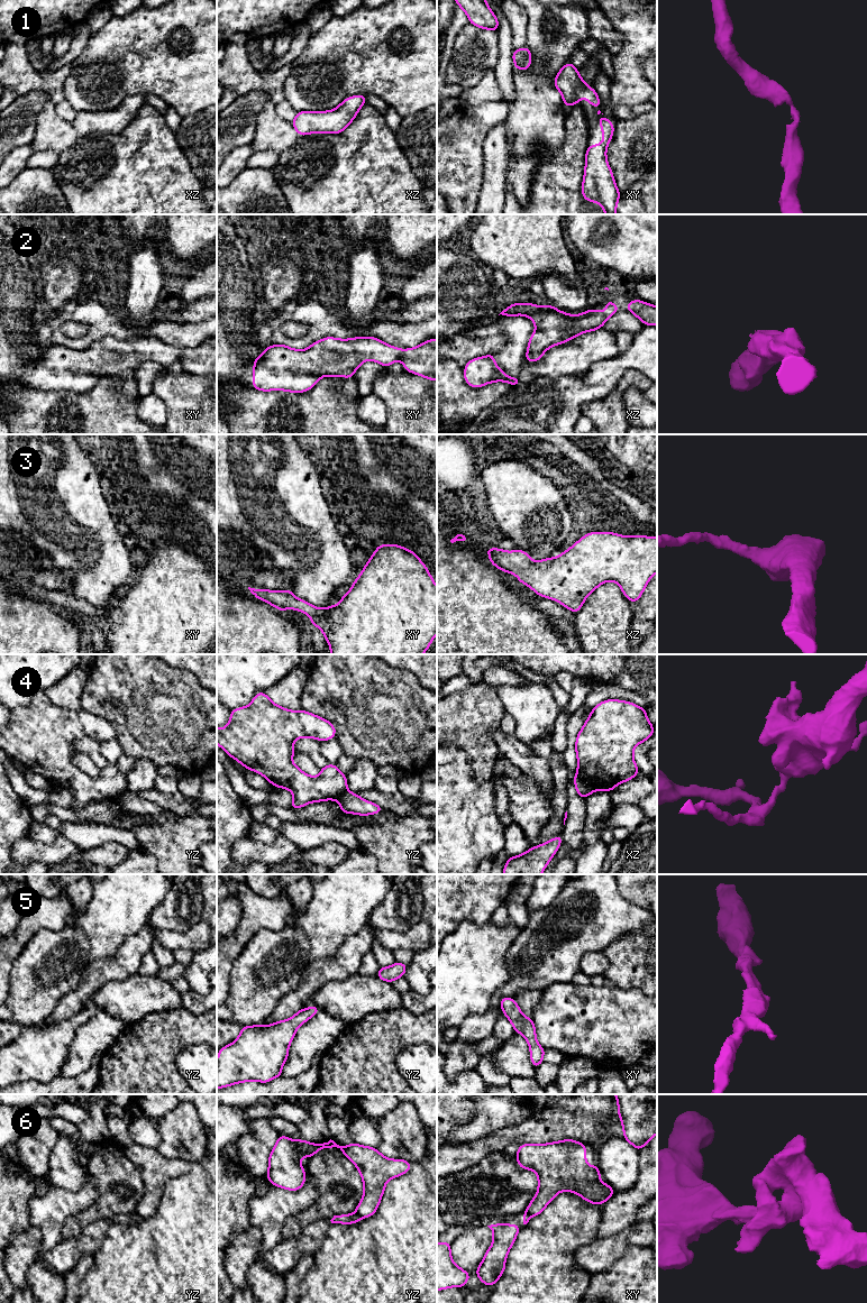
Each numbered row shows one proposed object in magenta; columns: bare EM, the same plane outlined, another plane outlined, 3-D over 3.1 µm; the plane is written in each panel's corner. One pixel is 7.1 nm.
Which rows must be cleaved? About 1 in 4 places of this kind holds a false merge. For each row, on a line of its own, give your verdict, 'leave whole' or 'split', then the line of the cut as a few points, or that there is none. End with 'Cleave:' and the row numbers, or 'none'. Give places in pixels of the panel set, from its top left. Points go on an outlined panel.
1: leave whole; cut none
2: leave whole; cut none
3: leave whole; cut none
4: split; cut xz (575, 774), (589, 781), (595, 789)
5: leave whole; cut none
6: split; cut yz (355, 1212), (362, 1218)
Cleave: 4, 6

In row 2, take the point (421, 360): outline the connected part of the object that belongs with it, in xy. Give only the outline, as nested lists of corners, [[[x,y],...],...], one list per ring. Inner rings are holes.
[[[326,337],[302,350],[272,345],[253,359],[253,388],[303,393],[323,376],[354,377],[356,369],[366,360],[383,367],[401,360],[407,371],[436,380],[437,339],[404,350],[374,337]]]

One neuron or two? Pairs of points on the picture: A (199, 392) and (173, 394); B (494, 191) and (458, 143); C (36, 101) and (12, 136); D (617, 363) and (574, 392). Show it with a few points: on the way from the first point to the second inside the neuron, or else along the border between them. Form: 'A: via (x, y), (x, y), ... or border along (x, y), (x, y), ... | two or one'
A: via (192, 394), (180, 394) | one
B: border along (482, 147), (483, 177), (477, 200) | two
C: via (27, 110), (14, 127) | one
D: via (607, 373), (594, 385), (584, 388) | one

